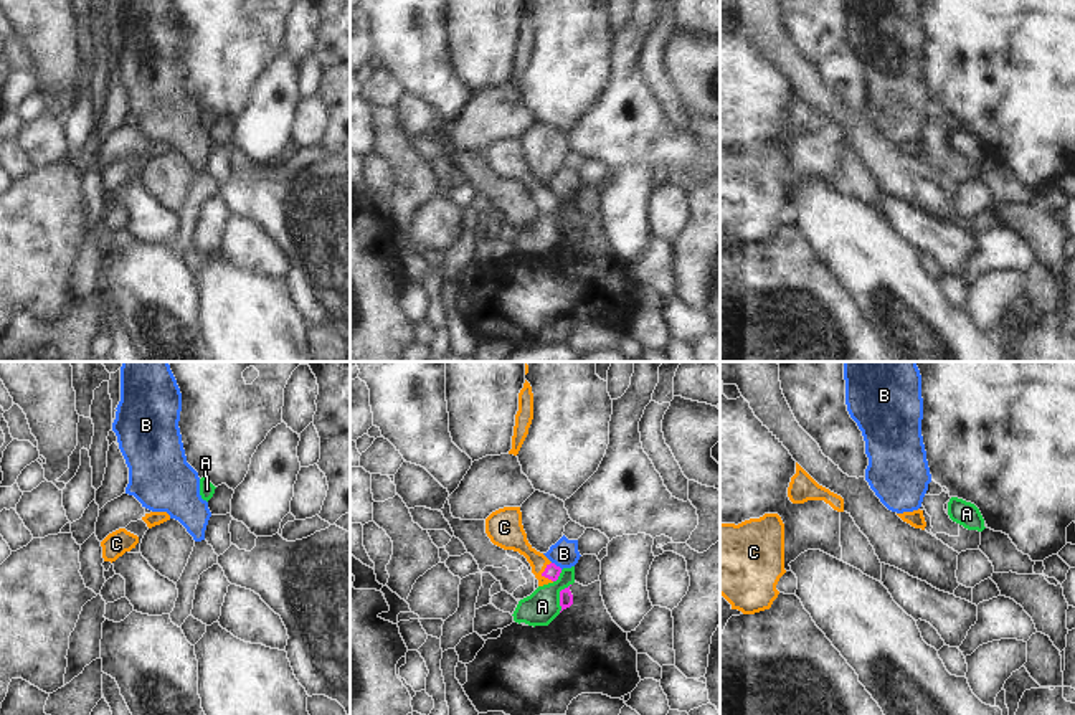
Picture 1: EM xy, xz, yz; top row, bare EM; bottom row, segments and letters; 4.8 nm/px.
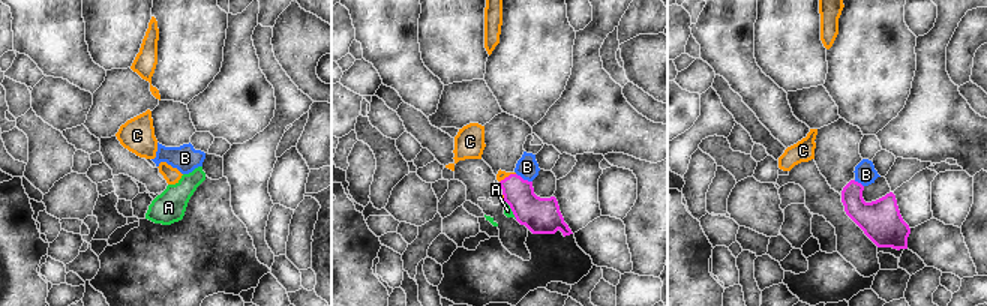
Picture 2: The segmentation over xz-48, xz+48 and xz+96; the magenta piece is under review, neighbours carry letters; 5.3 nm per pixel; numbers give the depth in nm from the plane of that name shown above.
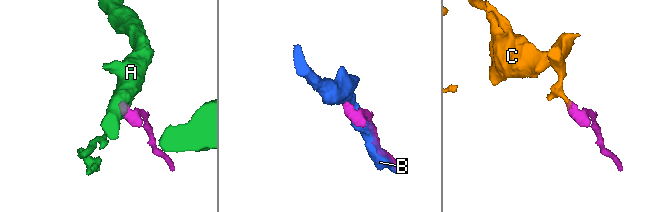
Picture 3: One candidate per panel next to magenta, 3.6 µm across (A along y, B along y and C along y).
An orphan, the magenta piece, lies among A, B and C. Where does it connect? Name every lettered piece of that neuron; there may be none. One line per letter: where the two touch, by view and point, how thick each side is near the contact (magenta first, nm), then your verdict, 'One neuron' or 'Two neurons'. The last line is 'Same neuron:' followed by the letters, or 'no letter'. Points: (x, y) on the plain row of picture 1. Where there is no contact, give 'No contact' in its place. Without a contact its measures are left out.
A: Touches magenta at xz (560, 227). Thickness 60 nm (magenta) against 170 nm. Two neurons
B: Touches magenta at xz (555, 195). Thickness 80 nm (magenta) against 140 nm. Two neurons
C: Touches magenta at xz (542, 203). Thickness 80 nm (magenta) against 150 nm. One neuron
Same neuron: C

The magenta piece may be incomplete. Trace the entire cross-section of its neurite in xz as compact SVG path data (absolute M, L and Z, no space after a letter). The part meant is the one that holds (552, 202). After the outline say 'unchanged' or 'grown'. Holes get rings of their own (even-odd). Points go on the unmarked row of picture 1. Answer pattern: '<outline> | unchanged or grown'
M504 137L492 142L485 149L485 163L494 175L523 185L532 197L532 203L538 210L538 216L558 210L561 198L528 173L522 155L520 137Z | grown

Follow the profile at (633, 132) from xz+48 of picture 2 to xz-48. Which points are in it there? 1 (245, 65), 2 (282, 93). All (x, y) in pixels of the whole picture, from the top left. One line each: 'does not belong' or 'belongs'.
1: belongs
2: does not belong

